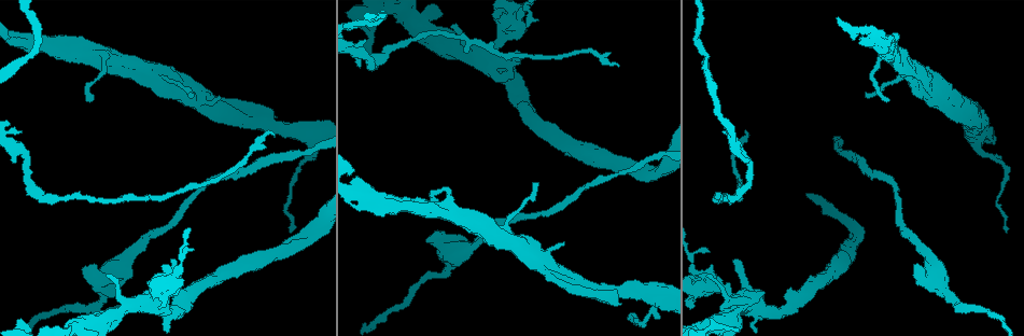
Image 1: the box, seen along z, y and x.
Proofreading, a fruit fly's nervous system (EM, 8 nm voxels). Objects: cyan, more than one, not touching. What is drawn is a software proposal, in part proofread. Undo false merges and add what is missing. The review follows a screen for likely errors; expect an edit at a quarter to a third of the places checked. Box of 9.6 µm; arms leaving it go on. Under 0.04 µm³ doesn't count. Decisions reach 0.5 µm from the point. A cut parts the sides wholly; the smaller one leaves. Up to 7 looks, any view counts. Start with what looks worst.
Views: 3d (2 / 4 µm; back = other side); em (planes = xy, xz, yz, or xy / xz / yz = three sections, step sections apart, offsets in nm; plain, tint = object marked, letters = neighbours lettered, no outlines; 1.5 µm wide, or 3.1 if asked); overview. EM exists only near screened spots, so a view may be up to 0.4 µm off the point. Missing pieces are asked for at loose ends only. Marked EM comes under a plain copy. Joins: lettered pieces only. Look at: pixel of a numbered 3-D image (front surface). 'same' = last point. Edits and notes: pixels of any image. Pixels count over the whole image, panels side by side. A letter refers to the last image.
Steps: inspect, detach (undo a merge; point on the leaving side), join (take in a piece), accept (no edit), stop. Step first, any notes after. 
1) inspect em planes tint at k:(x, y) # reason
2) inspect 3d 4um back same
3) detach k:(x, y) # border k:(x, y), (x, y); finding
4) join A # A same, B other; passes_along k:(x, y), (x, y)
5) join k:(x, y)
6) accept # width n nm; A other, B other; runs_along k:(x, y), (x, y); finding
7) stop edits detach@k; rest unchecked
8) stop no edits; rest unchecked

inspect em xy step 8 letters at 1:(437, 232) # free end

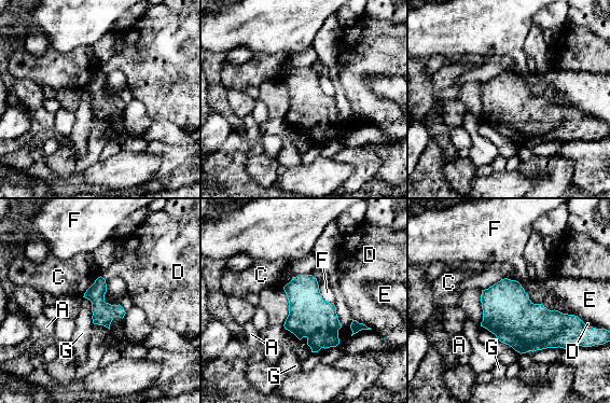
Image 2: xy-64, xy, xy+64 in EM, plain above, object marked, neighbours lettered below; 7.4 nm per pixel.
inspect em planes letters same # cut it another way

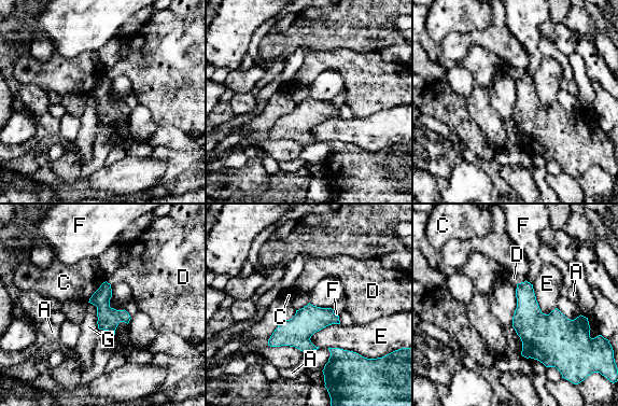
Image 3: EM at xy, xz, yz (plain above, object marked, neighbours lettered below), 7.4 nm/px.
accept # A other, C other, D other, E other, F other, G other; border 3:(89, 302), (96, 307), (99, 328); none of them fits

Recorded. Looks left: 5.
inspect 3d 2um at 1:(516, 28) # a fork

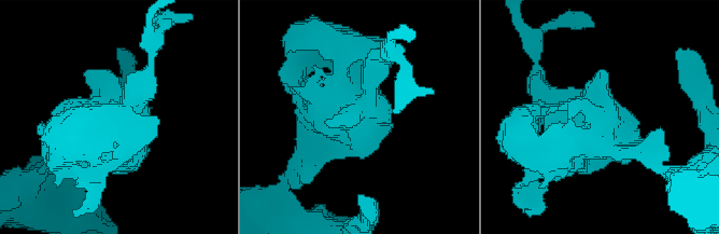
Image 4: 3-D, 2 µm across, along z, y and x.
inspect em planes tint at 4:(353, 114)

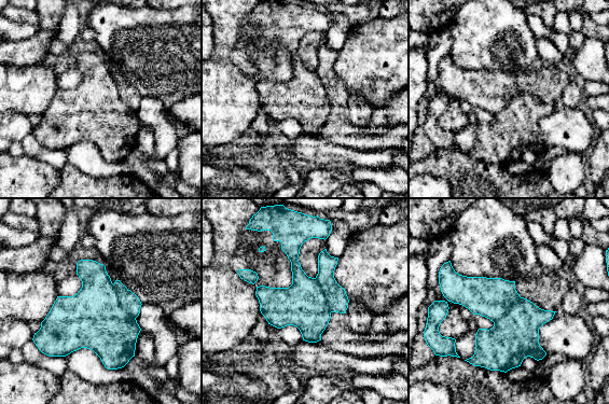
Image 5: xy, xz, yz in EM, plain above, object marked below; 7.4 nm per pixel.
inspect em planes letters same

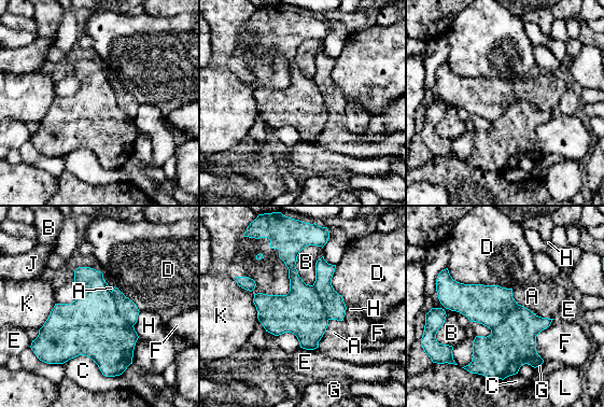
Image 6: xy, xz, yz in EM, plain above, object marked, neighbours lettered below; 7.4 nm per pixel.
detach 6:(126, 308) # A other, B other, C other, D other, E other, F other, G other, H other, J other, K other, L other; a second cell is stuck on

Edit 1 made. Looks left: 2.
stop edits detach@6; rest unchecked

